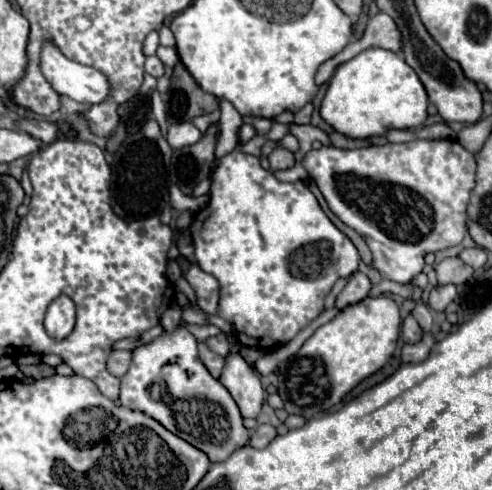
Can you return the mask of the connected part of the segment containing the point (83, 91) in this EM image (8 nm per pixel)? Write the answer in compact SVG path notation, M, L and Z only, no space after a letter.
M46 43L42 49L40 69L60 95L68 95L74 101L98 105L110 97L110 83L104 73L66 59L58 47L50 43Z

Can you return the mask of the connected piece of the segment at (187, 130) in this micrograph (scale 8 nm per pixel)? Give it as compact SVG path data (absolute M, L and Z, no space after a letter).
M174 123L168 127L168 143L172 149L182 149L186 145L196 143L202 133L192 125L192 123Z

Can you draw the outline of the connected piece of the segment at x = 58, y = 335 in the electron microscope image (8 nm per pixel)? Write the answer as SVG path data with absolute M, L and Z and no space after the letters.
M68 295L56 297L50 303L50 307L46 311L46 319L44 319L44 327L46 327L48 335L54 339L64 339L74 329L74 323L76 323L74 301Z

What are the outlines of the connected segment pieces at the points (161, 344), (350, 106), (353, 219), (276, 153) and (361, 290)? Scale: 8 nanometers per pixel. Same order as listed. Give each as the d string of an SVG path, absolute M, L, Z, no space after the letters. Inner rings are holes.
M186 327L162 333L152 343L134 349L132 365L122 377L120 403L150 415L170 433L204 451L212 463L228 459L232 451L244 447L250 439L250 431L244 429L234 399L228 389L208 373L204 363L200 363L198 343ZM166 391L170 397L168 403Z
M380 47L366 49L338 65L320 105L320 117L348 139L368 139L392 129L414 129L428 119L428 97L418 75L400 53Z
M416 139L410 143L388 143L352 151L320 147L306 155L304 167L316 181L330 211L366 241L374 257L374 269L380 271L384 279L408 283L422 271L426 253L460 245L466 235L466 205L474 187L476 161L456 139Z
M276 147L270 153L268 159L270 159L270 165L272 165L274 171L276 169L290 169L294 165L294 155L288 149L284 149L284 147Z
M354 273L350 279L348 279L348 285L342 289L342 293L336 297L336 307L338 309L344 309L346 305L352 305L352 303L356 303L356 301L360 301L360 299L364 299L366 295L368 295L368 291L370 291L370 281L368 281L368 277L366 275L362 275L362 273Z

